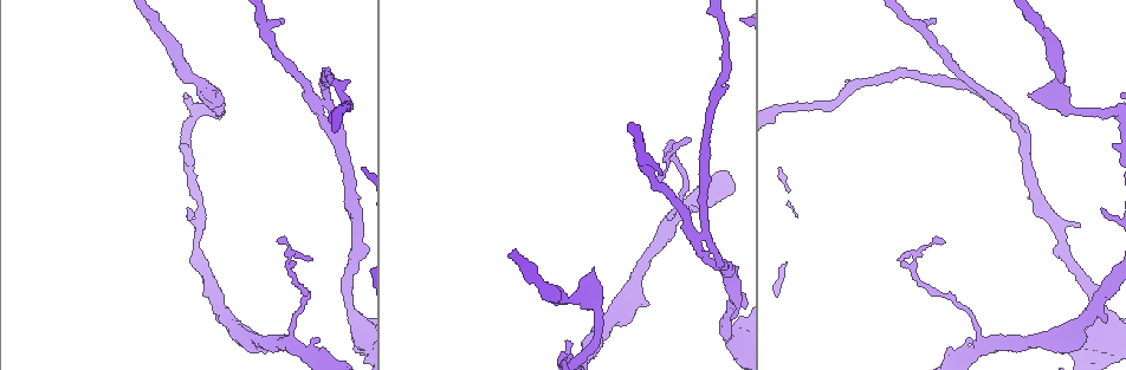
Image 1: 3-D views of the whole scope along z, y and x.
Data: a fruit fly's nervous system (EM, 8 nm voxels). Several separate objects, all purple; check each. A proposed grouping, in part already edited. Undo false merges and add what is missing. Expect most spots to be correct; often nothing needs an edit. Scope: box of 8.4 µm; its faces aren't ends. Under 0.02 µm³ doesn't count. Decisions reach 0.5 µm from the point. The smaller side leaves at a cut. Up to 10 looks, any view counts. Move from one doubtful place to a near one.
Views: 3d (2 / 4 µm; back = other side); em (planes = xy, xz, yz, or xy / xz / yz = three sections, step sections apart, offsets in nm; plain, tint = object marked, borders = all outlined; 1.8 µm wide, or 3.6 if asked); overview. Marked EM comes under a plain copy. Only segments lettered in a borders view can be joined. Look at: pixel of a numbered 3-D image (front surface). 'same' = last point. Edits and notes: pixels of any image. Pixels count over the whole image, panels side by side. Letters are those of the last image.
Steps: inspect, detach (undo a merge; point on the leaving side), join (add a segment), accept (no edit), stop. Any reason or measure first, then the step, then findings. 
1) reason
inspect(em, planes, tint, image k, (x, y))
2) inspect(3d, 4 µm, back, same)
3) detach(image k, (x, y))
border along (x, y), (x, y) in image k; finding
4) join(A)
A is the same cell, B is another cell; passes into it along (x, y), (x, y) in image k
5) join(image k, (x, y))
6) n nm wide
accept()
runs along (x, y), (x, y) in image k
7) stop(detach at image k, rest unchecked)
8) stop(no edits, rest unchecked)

tapers out
inspect(3d, 4 µm, image 1, (290, 245))

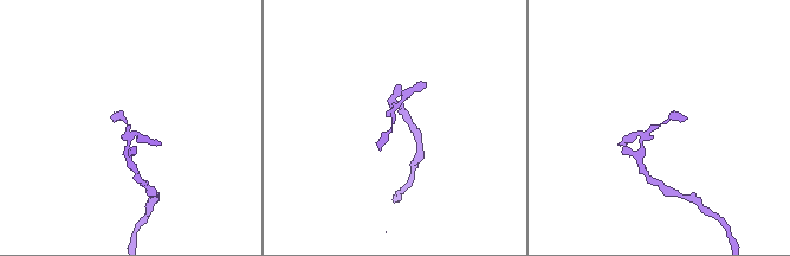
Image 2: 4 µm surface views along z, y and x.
inspect(em, 3.6 µm, planes, borders, image 2, (660, 123))

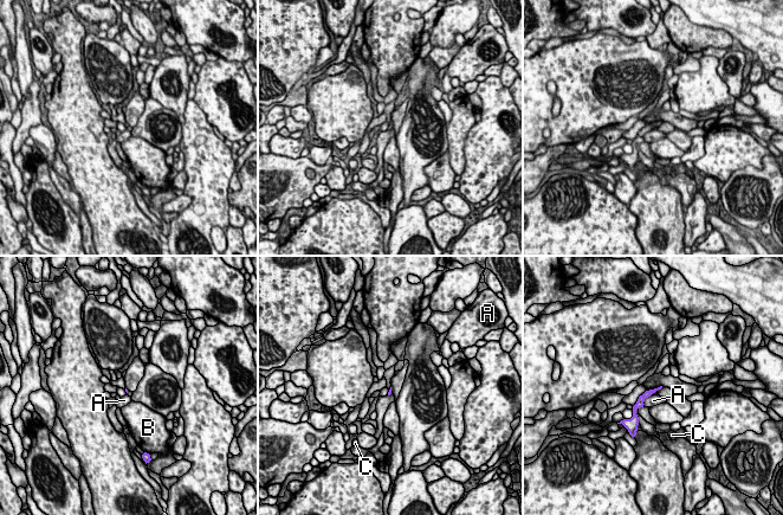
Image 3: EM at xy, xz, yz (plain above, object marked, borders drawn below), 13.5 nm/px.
accept()
A, B and C are other cells; runs along (653, 391), (634, 409), (636, 418) in image 3; no lettered segment goes on from it

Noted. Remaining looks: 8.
branch stops here
inspect(em, planes, borders, image 1, (188, 210))

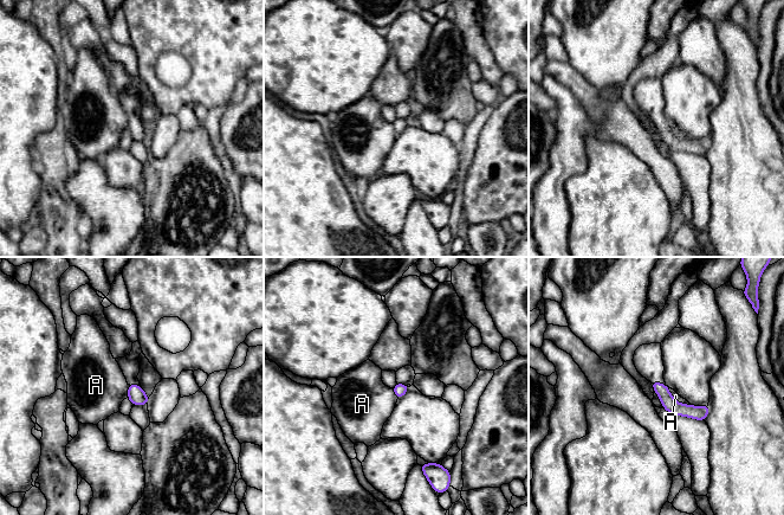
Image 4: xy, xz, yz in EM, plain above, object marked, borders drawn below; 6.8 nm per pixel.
accept()
A is another cell; runs along (655, 385), (676, 409), (702, 417) in image 4; none of them fits

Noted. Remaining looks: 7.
closes a loop
inspect(em, 3.6 µm, xz, step 8, tint, image 1, (707, 234))

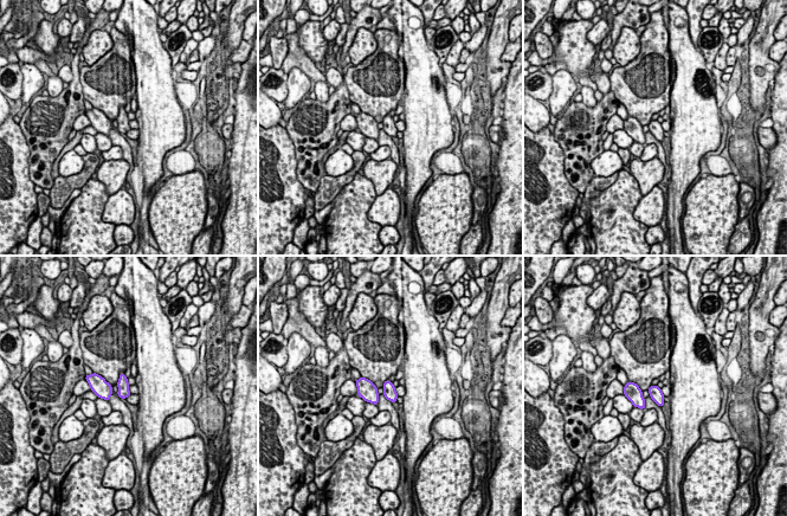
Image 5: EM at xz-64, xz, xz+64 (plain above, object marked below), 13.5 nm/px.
inspect(em, 3.6 µm, xz, step 8, borders, same)

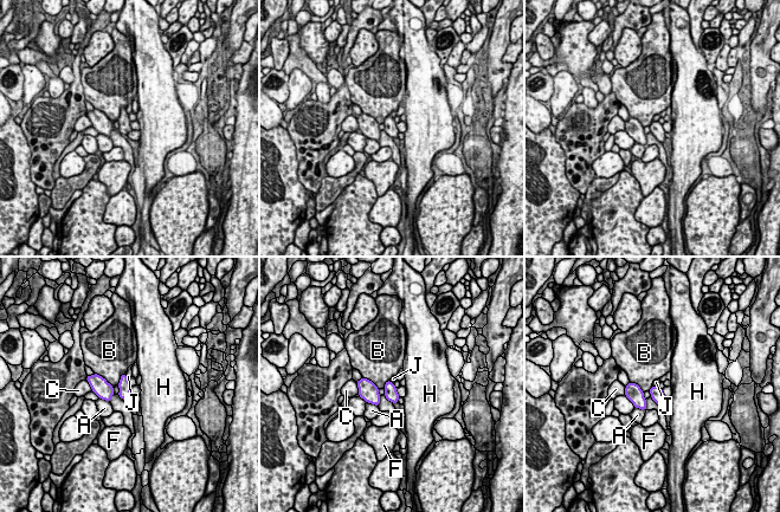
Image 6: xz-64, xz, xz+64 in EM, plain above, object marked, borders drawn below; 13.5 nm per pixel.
accept()
A, B, C, F, H and J are other cells; border along (124, 374), (128, 380) in image 6; one neuron here

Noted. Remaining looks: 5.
branch stops here
inspect(em, planes, borders, image 1, (591, 269))

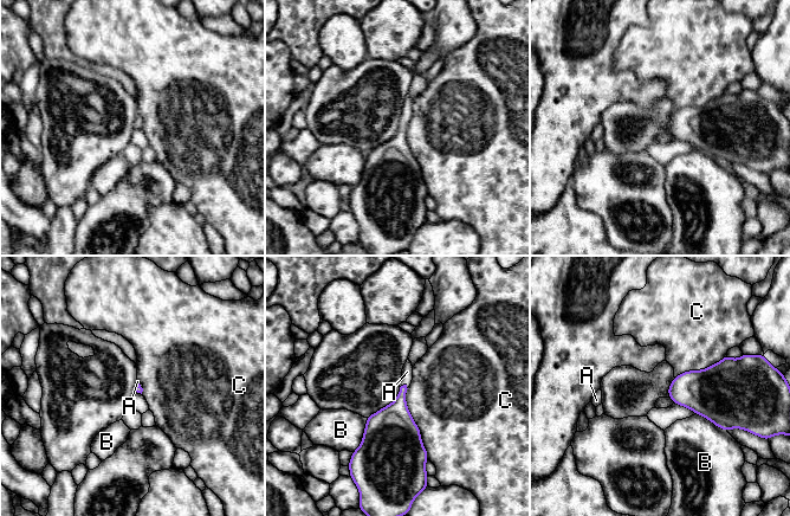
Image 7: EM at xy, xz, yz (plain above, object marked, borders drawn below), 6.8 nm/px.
join(A)
A is the same cell, B and C are other cells; passes into it along (394, 420), (403, 385), (407, 372) in image 7; the neuron continues

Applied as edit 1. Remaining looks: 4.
stop(join at image 7, rest unchecked)

